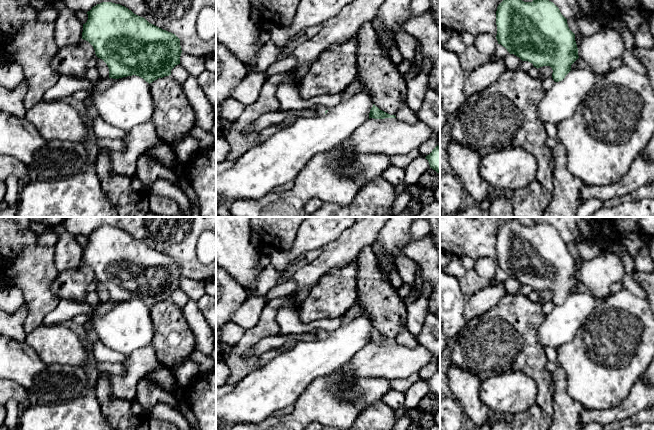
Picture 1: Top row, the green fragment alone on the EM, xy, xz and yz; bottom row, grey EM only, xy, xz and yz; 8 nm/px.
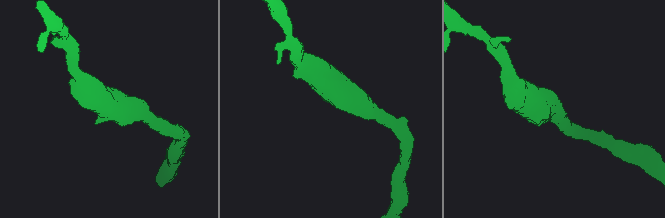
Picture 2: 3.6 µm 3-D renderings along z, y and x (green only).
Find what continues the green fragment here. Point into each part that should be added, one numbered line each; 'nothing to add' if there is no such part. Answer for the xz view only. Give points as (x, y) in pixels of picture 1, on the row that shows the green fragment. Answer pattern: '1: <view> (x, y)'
1: xz (320, 110)

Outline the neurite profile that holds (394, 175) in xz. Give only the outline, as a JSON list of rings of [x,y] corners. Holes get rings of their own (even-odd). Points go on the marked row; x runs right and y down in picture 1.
[[[390,165],[383,171],[382,177],[394,186],[402,185],[405,180],[405,169]]]

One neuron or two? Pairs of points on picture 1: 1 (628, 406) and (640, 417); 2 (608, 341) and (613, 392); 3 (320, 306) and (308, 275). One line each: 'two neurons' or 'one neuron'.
1: two neurons
2: one neuron
3: two neurons

